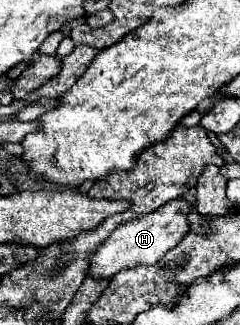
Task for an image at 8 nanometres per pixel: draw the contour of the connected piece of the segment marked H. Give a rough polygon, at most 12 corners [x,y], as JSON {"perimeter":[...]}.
{"perimeter":[[183,197],[121,223],[91,255],[93,277],[153,265],[189,231]]}

